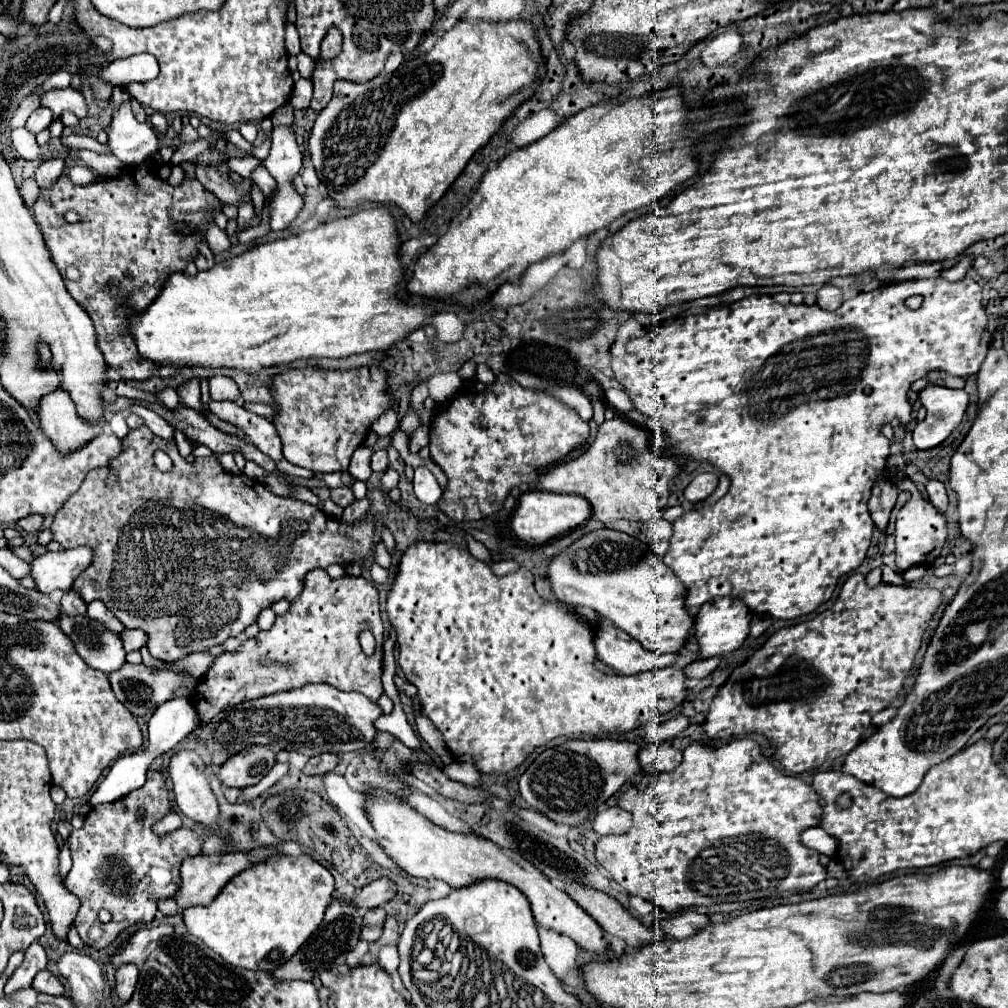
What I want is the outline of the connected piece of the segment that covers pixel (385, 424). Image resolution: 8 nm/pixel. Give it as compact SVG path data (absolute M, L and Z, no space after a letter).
M385 410L373 424L371 430L379 436L389 436L397 428L397 414L393 410Z

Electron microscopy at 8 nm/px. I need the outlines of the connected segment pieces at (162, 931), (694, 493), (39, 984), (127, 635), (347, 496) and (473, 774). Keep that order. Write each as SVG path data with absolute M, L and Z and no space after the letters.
M159 924L149 928L139 928L127 944L113 956L113 968L119 968L121 962L145 962L149 954L155 950L161 936L167 936L173 932L171 924Z
M711 472L697 474L697 476L689 482L689 486L685 488L685 498L687 498L689 502L693 502L693 504L699 504L699 502L703 502L707 496L713 494L713 490L717 488L717 482L719 482L717 474L711 474Z
M41 970L35 980L33 980L33 988L43 992L43 994L53 994L53 996L61 996L65 992L63 984L59 982L59 976L51 974L49 970Z
M123 630L121 640L123 640L125 652L133 652L133 650L139 650L141 646L145 646L145 634L141 630Z
M333 488L333 490L331 490L331 500L333 500L335 504L339 504L341 508L347 508L355 498L353 498L351 488Z
M453 762L449 766L443 766L441 770L445 772L447 778L451 778L455 782L461 782L465 786L479 786L481 772L475 766L467 764L467 762Z

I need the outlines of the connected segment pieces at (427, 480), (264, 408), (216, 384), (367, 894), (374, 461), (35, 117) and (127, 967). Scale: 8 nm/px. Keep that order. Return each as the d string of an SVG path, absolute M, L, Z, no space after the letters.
M415 468L413 488L415 488L415 496L425 504L437 504L443 494L435 476L427 468Z
M245 404L245 408L255 412L255 414L259 414L259 416L269 418L269 420L273 420L273 416L275 416L275 408L267 406L267 404Z
M213 376L209 380L209 392L211 392L211 400L215 402L221 402L221 400L237 402L239 400L237 384L227 376Z
M379 878L379 880L367 884L365 888L361 888L361 892L353 898L353 906L359 910L377 908L377 906L389 902L395 894L397 894L397 886L389 878Z
M377 450L377 452L371 456L371 468L373 468L373 472L383 472L383 470L387 470L387 466L389 466L387 450Z
M41 106L41 108L37 108L37 110L29 116L29 120L27 120L27 128L29 128L31 132L41 132L41 130L47 128L51 122L53 122L53 114L51 114L51 110L47 110L45 106Z
M123 964L117 970L117 974L115 974L115 980L117 980L115 990L117 990L117 994L119 994L119 998L123 1002L127 1002L131 998L133 990L135 990L135 984L137 984L137 974L139 974L139 970L137 970L135 964Z

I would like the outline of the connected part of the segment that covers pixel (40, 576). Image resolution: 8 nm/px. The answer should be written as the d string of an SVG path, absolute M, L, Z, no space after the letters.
M71 548L35 556L31 562L31 578L39 592L69 590L75 578L91 564L93 552L89 548Z

